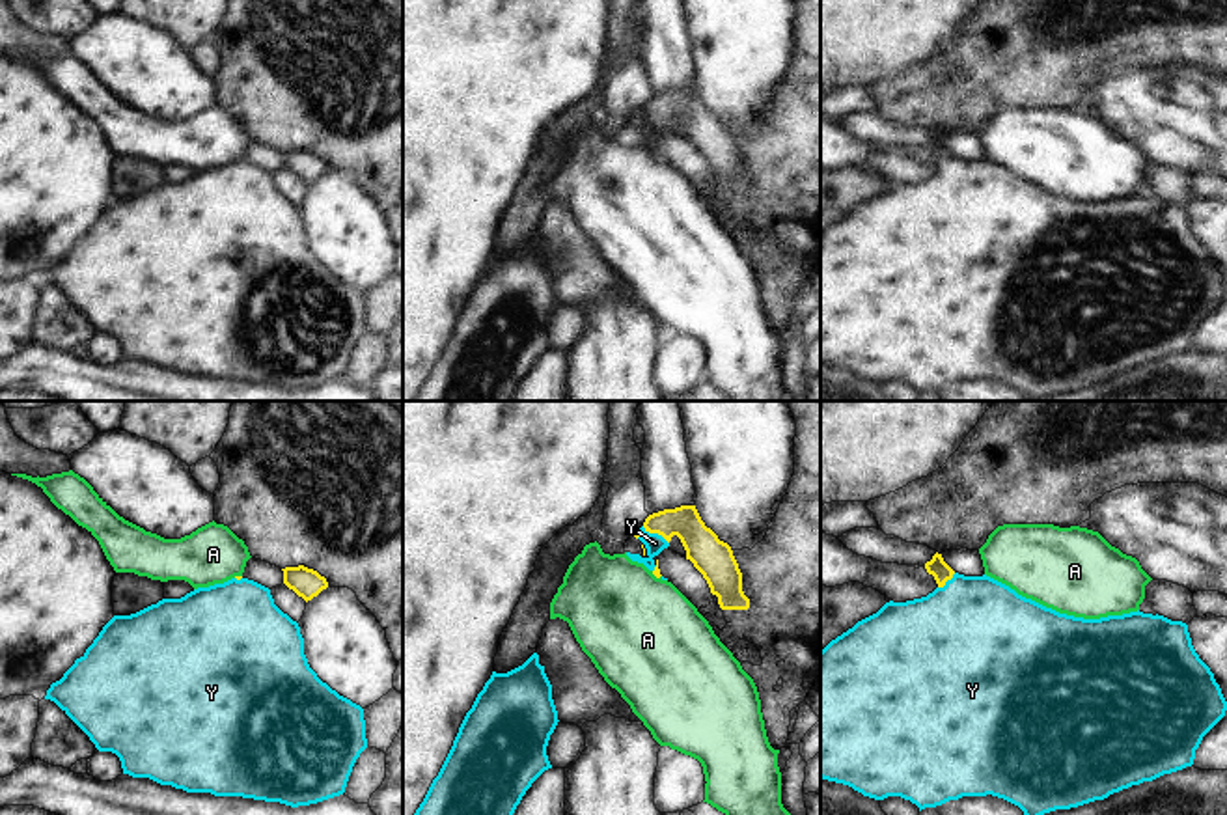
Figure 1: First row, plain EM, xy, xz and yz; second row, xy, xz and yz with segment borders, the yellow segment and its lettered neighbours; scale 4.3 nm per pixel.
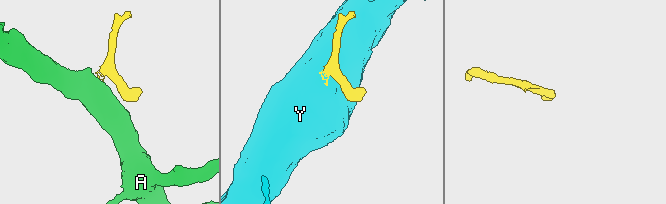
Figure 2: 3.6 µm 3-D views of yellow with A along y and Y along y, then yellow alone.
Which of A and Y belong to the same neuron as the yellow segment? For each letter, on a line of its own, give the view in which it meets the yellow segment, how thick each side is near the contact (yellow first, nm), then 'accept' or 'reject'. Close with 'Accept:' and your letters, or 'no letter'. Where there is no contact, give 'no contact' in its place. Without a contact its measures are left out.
A: meets yellow in xz; 30 nm thick on the yellow side, 480 nm on the other; reject
Y: meets yellow in xz; 160 nm thick on the yellow side, 90 nm on the other; accept
Accept: Y

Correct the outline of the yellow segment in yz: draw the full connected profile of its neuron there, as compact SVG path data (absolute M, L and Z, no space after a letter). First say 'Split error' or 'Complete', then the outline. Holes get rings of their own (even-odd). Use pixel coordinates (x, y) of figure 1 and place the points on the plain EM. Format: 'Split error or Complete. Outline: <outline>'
Split error. Outline: M938 134L925 145L925 151L938 166L932 175L906 185L886 185L876 196L858 203L820 233L822 362L848 367L875 382L901 379L916 386L919 394L962 379L992 377L1018 388L1027 401L1039 401L1044 395L1104 382L1132 367L1192 349L1203 319L1225 298L1227 283L1221 270L1210 250L1195 235L1188 207L1182 203L1139 192L1100 201L1059 196L986 157L964 159L955 155Z

